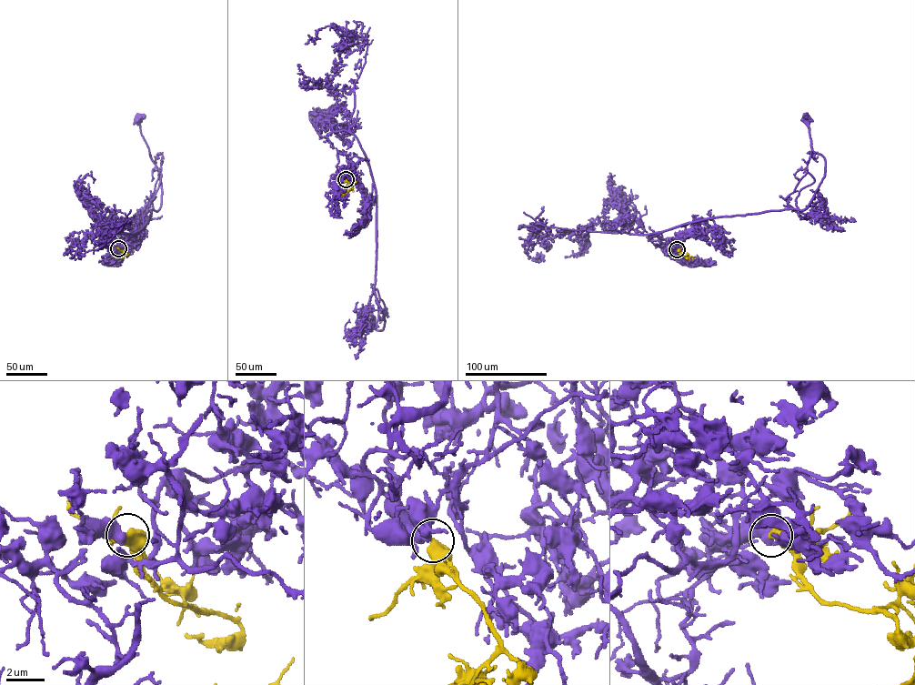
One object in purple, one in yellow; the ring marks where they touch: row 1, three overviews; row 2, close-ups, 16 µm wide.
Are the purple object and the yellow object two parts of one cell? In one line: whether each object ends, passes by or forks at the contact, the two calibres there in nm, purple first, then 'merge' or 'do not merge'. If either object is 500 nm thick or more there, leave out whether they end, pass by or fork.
calibres 380 and 600 nm; merge

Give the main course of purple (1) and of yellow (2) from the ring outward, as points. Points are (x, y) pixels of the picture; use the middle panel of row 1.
1: (346, 179), (351, 157), (357, 156), (367, 162), (376, 190), (374, 293), (385, 319), (382, 330), (365, 310)
2: (346, 179), (350, 185), (341, 196)

